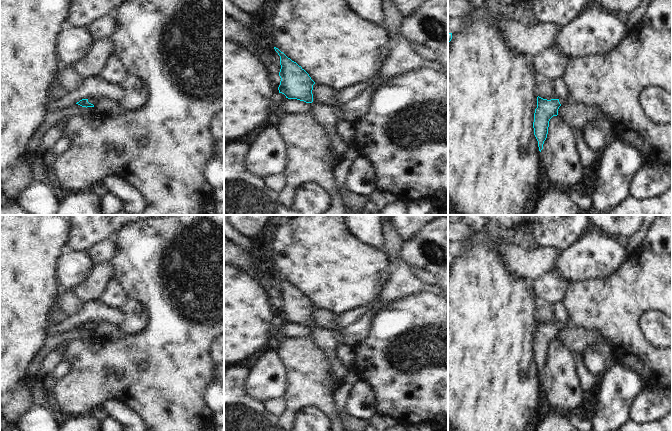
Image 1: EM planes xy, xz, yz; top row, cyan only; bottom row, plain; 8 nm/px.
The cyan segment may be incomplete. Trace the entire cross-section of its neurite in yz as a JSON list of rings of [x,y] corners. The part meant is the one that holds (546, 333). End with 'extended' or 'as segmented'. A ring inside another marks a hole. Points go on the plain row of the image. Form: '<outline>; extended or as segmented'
[[[571,320],[562,323],[543,323],[537,321],[537,332],[534,337],[534,359],[538,365],[539,375],[543,373],[544,365],[547,362],[549,345],[553,340],[558,339],[558,333],[561,329],[572,327]]]; extended

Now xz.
[[[274,271],[280,280],[281,293],[279,300],[281,302],[278,311],[279,317],[282,317],[288,323],[297,323],[311,328],[309,337],[313,339],[317,348],[324,354],[327,360],[336,371],[342,372],[342,366],[335,356],[335,350],[342,345],[341,331],[335,329],[324,329],[319,325],[313,324],[313,309],[315,306],[309,298],[296,286],[288,282],[278,272]]]; extended

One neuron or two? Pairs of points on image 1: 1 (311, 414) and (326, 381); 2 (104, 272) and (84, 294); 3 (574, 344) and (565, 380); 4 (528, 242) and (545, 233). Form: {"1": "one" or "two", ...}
{"1": "two", "2": "one", "3": "two", "4": "two"}

